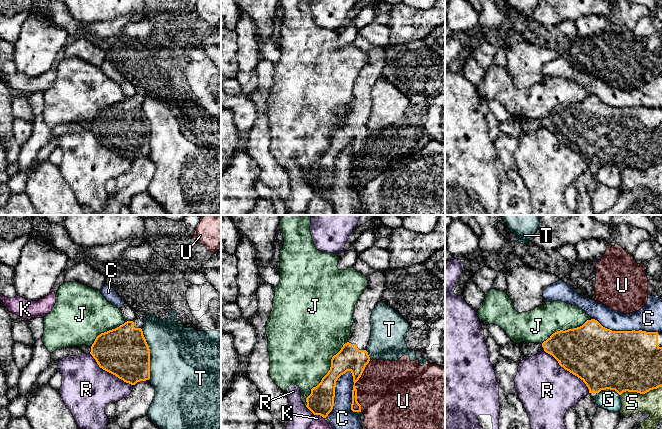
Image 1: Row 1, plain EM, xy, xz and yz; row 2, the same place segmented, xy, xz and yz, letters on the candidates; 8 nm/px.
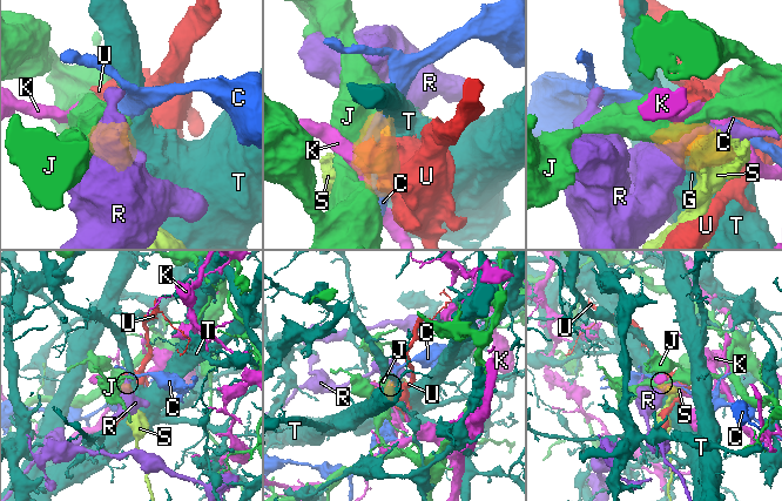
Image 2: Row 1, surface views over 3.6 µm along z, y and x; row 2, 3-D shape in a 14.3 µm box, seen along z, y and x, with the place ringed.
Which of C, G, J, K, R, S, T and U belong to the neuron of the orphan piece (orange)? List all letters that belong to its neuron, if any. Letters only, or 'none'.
none

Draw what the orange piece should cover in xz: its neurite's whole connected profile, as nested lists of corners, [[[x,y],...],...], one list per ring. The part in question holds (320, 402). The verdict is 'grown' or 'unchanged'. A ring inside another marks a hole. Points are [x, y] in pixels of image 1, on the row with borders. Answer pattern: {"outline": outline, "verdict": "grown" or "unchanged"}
{"outline": [[[377,271],[368,276],[367,280],[367,289],[363,292],[355,305],[355,310],[353,313],[354,322],[351,326],[351,334],[348,338],[348,341],[343,345],[341,350],[332,357],[330,370],[322,378],[321,382],[316,387],[313,387],[311,389],[311,394],[306,398],[306,407],[314,415],[320,415],[323,418],[326,418],[332,411],[334,406],[336,381],[347,371],[350,371],[352,373],[354,382],[352,390],[351,410],[353,412],[361,412],[361,405],[357,401],[357,389],[355,383],[359,380],[366,365],[370,361],[370,357],[367,352],[367,346],[371,335],[370,319],[373,309],[381,301],[381,297],[384,291],[384,284],[386,282],[386,274]]], "verdict": "grown"}

